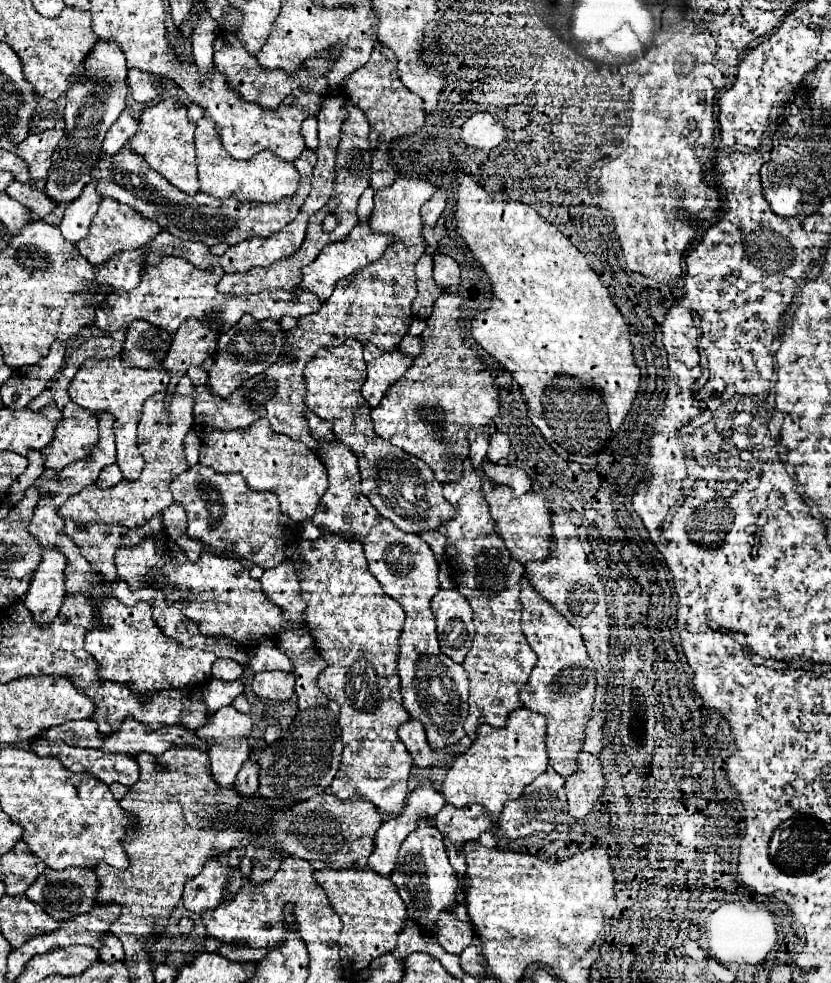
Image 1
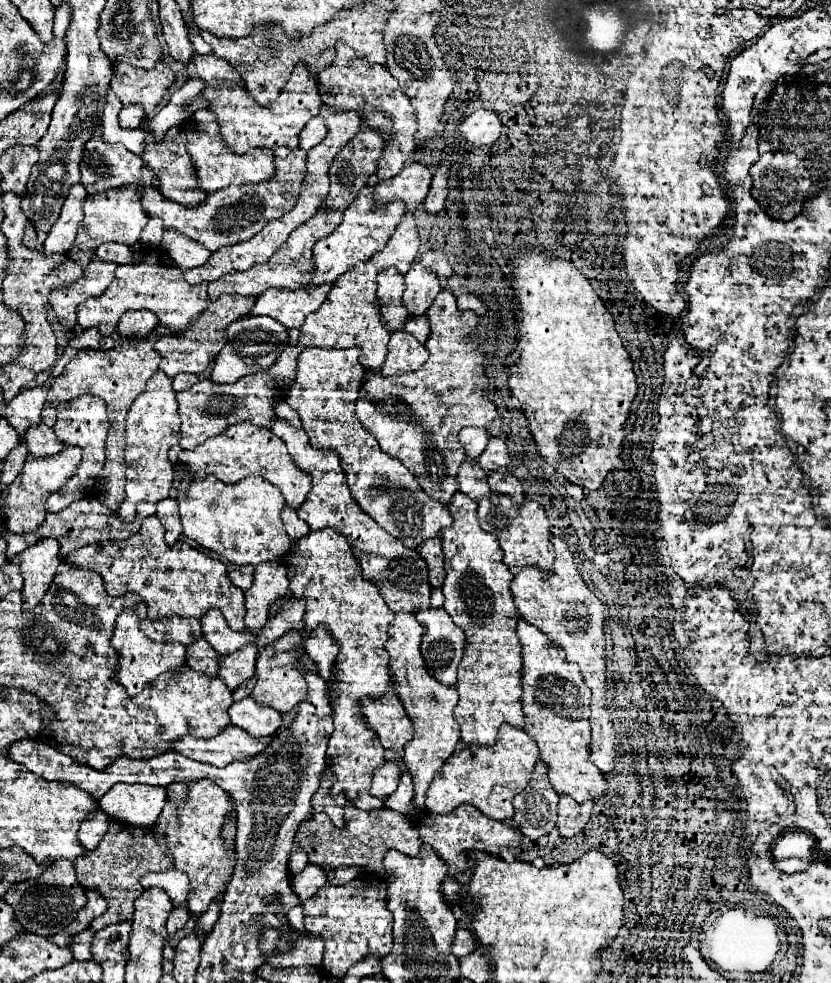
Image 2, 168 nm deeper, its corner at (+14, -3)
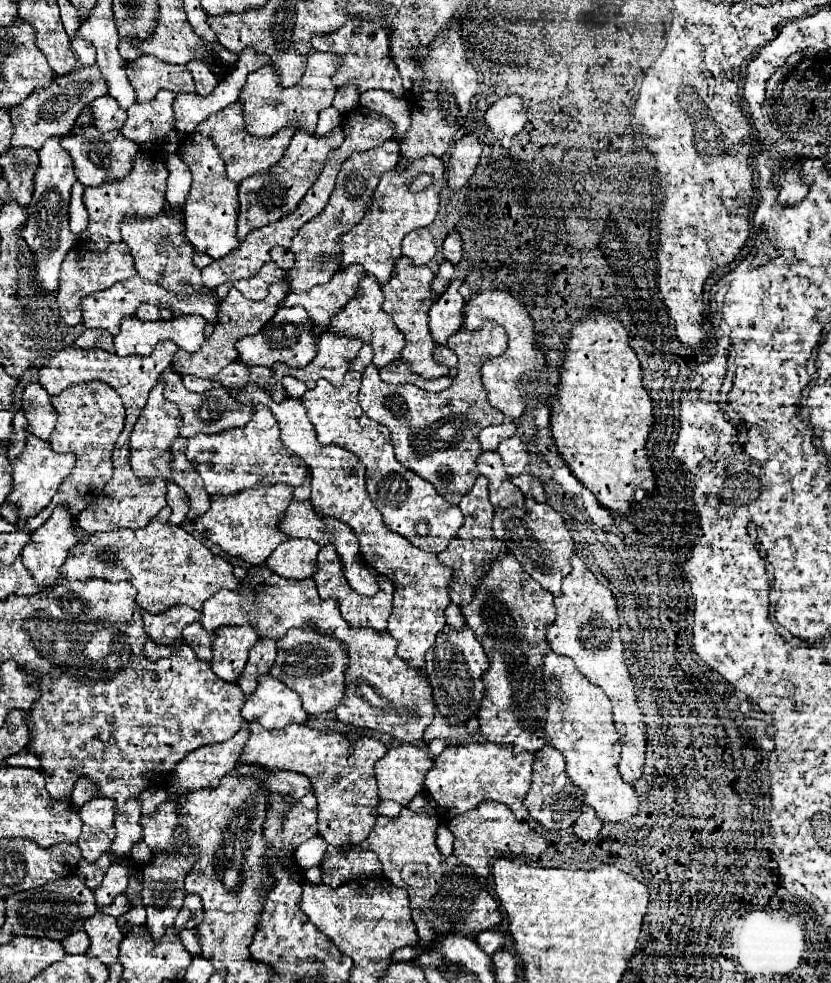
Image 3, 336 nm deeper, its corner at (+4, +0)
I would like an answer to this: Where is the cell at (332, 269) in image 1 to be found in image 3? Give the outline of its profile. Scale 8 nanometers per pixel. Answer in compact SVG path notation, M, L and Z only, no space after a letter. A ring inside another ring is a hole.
M424 156L420 160L412 160L410 170L404 170L400 174L396 170L384 172L380 176L380 182L378 182L378 188L376 188L372 200L368 202L368 210L366 210L364 218L350 232L346 232L338 238L340 250L342 250L340 266L348 268L350 264L362 264L368 274L378 278L380 284L386 284L392 276L394 260L402 256L402 252L400 252L402 238L408 232L412 232L416 228L424 228L434 220L434 216L438 212L442 184L444 184L444 164L436 156ZM422 172L432 174L434 184L422 192L410 192L408 180Z

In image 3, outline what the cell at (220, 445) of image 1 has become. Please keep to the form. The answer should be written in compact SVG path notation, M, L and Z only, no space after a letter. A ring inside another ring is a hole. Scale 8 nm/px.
M256 406L250 422L242 428L232 428L222 434L196 434L188 438L186 456L192 466L200 472L204 486L210 496L214 494L236 494L256 482L284 482L292 488L302 486L308 480L308 468L304 460L280 442L278 422L272 412L264 406Z

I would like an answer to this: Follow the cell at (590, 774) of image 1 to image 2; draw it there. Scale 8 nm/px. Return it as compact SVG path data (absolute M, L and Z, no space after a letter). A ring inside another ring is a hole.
M562 795L558 803L558 831L562 837L574 837L576 833L582 833L582 829L588 825L592 817L594 803L586 801L578 805L572 797Z

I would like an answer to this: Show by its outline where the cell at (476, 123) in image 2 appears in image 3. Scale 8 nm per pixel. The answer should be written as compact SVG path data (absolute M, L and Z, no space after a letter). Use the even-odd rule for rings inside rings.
M506 96L486 110L484 119L496 138L514 136L526 124L526 110L518 96Z

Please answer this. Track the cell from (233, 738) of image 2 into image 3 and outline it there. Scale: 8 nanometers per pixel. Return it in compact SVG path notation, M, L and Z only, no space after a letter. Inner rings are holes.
M250 722L250 738L240 754L242 764L258 764L270 770L296 770L308 774L314 794L318 798L318 830L332 846L344 842L358 844L368 838L378 806L378 786L374 764L388 748L376 740L362 736L356 740L354 752L348 752L348 740L334 730L310 730L304 724L292 724L284 730L264 730L260 724Z

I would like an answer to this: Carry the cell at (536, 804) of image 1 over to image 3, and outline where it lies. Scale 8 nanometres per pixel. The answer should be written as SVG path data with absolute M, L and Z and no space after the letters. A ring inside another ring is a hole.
M544 746L542 750L538 750L536 762L534 762L532 788L526 796L526 808L528 808L530 816L534 820L538 820L546 830L562 830L576 822L576 818L580 816L580 806L582 806L582 802L570 794L562 754L552 746Z

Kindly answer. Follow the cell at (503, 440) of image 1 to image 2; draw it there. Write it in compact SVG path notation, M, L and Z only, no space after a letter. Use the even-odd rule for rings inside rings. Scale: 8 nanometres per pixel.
M492 437L488 441L486 451L478 457L478 463L486 471L498 471L498 469L508 467L510 465L510 455L508 455L508 449L506 449L504 441L500 437Z

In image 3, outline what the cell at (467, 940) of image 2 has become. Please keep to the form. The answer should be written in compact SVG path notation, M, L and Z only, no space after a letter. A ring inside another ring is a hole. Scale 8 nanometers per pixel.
M484 930L476 936L476 942L488 956L492 956L496 950L500 950L504 946L504 936L494 930Z

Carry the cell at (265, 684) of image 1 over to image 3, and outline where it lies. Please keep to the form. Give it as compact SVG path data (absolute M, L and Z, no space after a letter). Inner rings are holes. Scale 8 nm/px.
M308 626L288 630L286 636L276 642L276 648L278 656L270 674L300 696L302 706L308 714L322 714L334 710L336 702L344 694L344 662L348 660L344 654L344 644L318 634L314 628Z

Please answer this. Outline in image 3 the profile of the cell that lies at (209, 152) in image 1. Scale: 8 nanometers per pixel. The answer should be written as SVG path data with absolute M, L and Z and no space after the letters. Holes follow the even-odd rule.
M234 102L232 106L226 106L224 110L212 114L210 118L206 118L204 122L198 124L196 128L196 134L204 136L204 138L210 138L216 146L216 150L220 152L224 164L226 164L226 176L232 180L232 182L242 182L244 178L252 176L252 174L258 174L258 172L266 172L270 170L282 156L284 156L284 150L288 148L290 144L290 138L294 136L294 132L298 130L298 126L284 126L284 130L280 130L278 134L274 134L272 138L266 138L266 140L260 140L260 138L254 138L250 136L246 130L244 130L244 118L242 118L242 104L240 102Z

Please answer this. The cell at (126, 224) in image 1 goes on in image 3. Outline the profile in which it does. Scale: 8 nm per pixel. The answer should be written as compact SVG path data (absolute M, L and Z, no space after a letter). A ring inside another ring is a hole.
M140 150L140 154L136 156L136 166L132 168L132 174L128 174L120 182L106 182L96 188L86 188L84 204L90 214L90 224L78 238L80 246L102 252L112 242L122 240L120 224L124 222L124 218L156 218L156 214L160 214L164 204L166 178L168 178L168 170L166 170L164 158L160 154L150 154L146 150Z

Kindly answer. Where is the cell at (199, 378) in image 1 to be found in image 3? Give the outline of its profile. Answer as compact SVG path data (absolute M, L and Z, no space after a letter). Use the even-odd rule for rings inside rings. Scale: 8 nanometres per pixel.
M184 376L182 382L184 382L184 386L186 386L188 390L192 390L192 392L206 392L206 390L212 388L212 382L210 382L210 380L198 378L198 376Z

